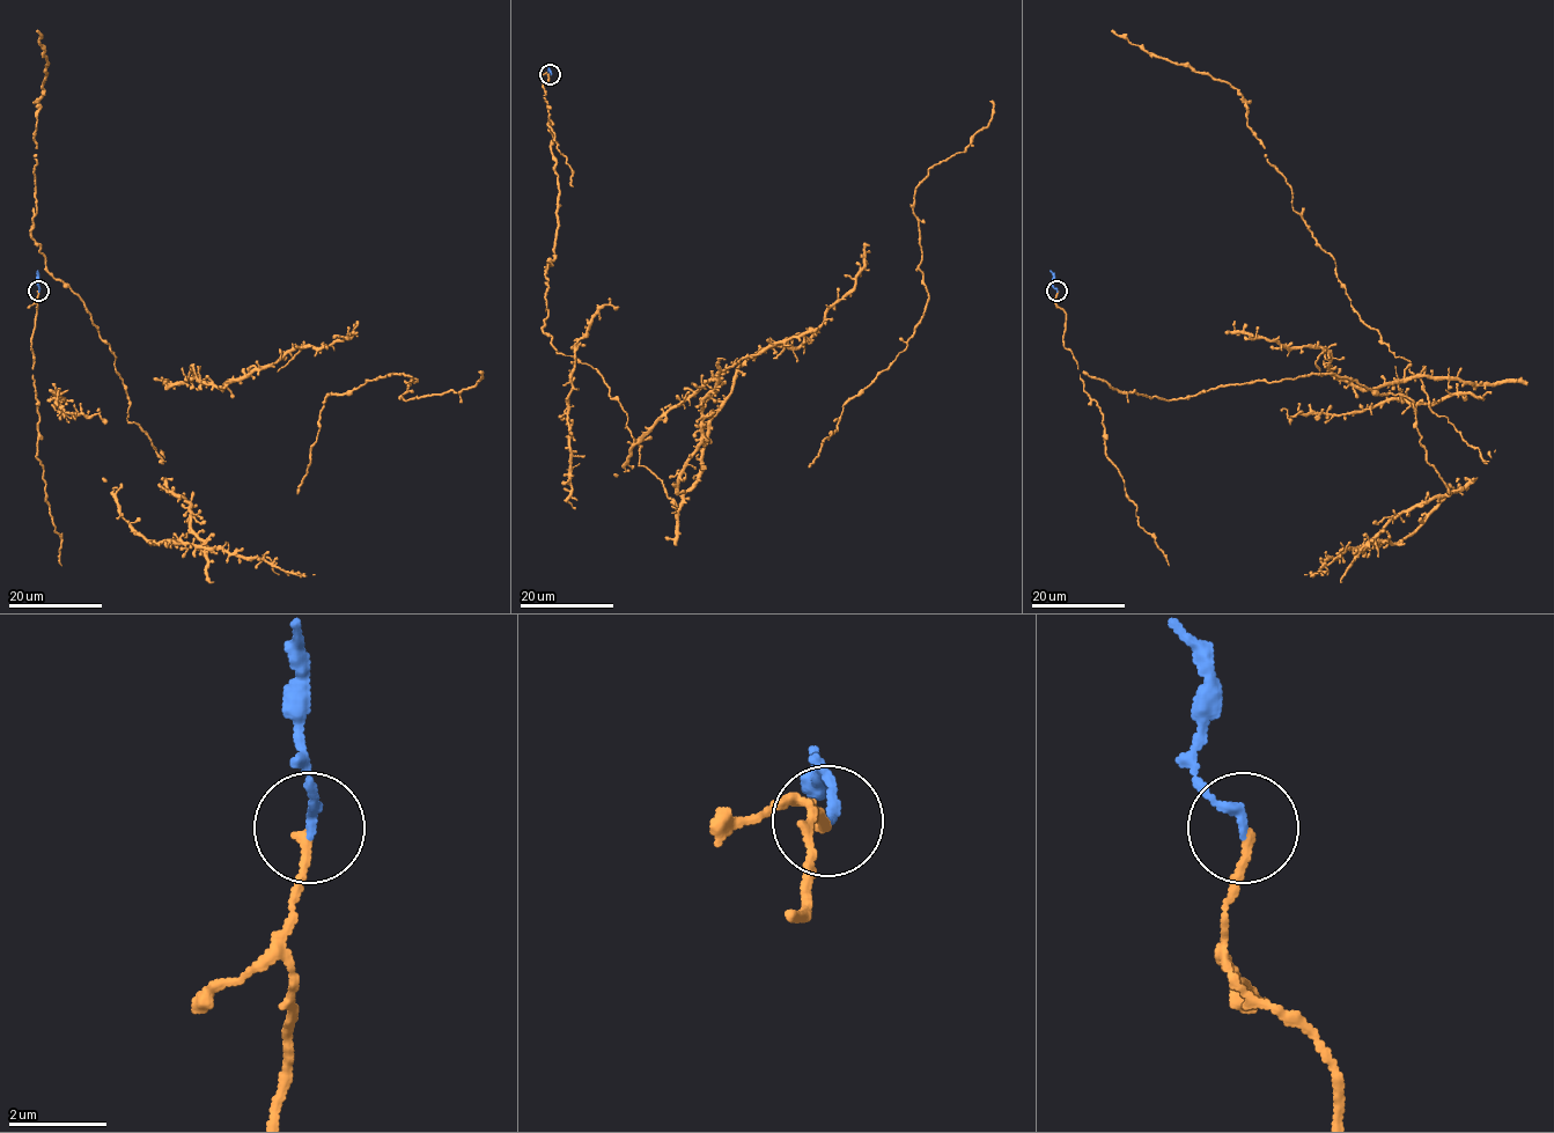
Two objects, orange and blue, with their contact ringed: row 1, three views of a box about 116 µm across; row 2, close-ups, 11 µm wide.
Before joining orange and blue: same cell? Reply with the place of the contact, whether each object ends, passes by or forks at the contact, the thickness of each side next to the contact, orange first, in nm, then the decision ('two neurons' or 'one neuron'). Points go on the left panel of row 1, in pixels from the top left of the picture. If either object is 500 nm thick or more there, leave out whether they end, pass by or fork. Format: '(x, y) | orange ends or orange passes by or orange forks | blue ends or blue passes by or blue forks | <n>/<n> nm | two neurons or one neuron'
(38, 291) | orange ends | blue ends | 200/200 nm | one neuron

